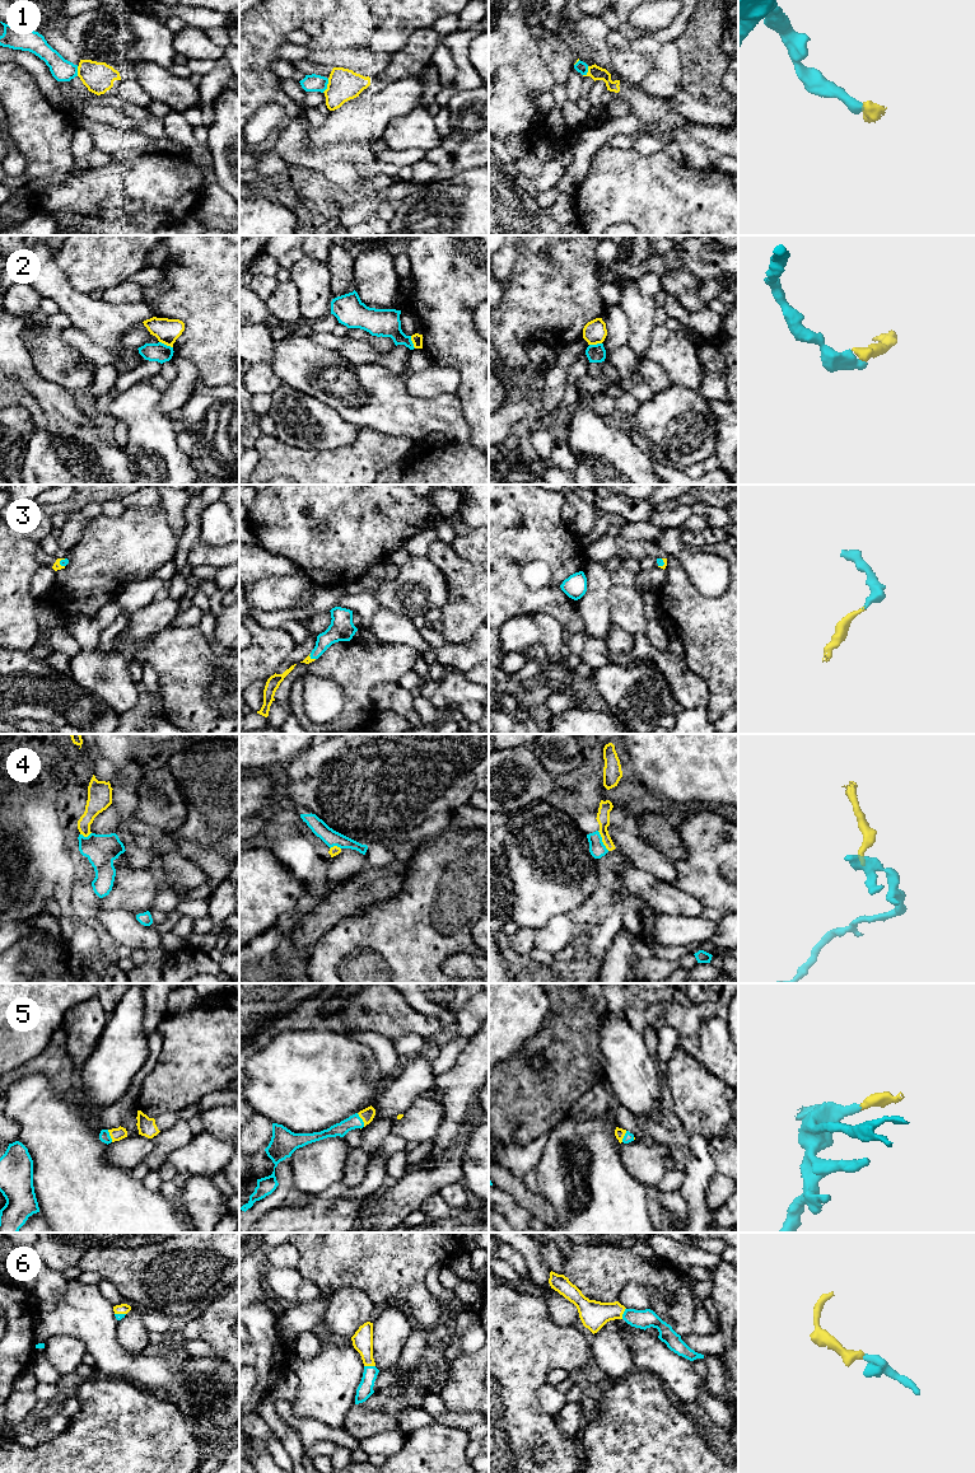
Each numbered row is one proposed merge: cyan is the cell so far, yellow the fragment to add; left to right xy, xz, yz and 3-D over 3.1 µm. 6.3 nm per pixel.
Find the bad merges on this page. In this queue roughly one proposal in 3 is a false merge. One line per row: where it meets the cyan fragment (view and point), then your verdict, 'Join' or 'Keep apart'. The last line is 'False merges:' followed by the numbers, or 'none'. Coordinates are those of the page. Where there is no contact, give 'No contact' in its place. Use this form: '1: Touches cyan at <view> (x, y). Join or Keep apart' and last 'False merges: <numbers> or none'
1: Touches cyan at xz (326, 85). Keep apart
2: Touches cyan at xy (166, 345). Keep apart
3: Touches cyan at xy (60, 561). Join
4: Touches cyan at yz (601, 841). Join
5: Touches cyan at xz (362, 1120). Join
6: Touches cyan at xz (369, 1366). Join
False merges: 1, 2

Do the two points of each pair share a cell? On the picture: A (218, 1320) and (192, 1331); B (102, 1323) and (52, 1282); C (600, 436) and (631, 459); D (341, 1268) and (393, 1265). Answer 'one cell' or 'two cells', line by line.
A: two cells
B: two cells
C: one cell
D: one cell

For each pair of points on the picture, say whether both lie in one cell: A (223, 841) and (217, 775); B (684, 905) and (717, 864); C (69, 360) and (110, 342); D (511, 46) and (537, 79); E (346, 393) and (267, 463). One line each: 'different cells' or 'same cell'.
A: same cell
B: different cells
C: different cells
D: same cell
E: different cells

